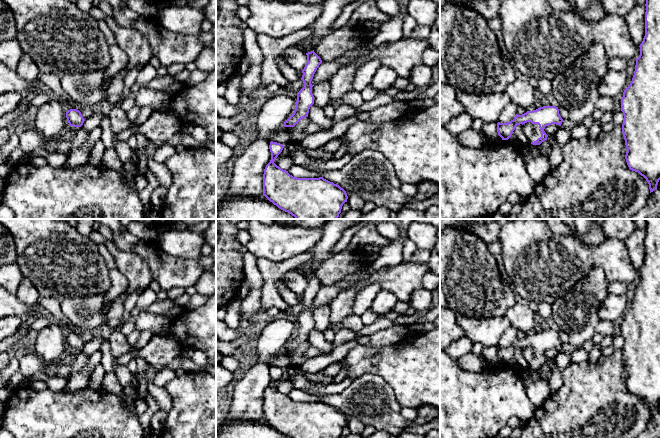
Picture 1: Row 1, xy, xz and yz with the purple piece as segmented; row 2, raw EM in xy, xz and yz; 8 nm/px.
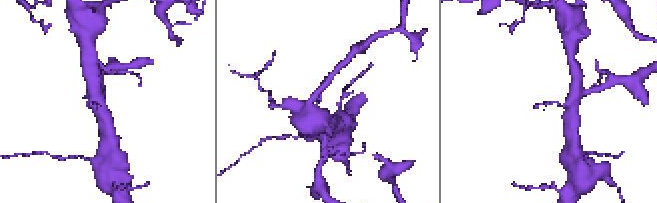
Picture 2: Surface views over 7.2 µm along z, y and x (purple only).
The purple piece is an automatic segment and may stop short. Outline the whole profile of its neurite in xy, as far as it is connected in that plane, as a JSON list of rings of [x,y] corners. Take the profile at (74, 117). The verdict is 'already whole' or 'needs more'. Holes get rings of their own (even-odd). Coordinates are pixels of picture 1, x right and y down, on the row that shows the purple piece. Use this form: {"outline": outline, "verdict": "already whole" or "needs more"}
{"outline": [[[70,109],[66,112],[66,118],[69,126],[81,127],[85,121],[81,112],[77,109]]], "verdict": "already whole"}

